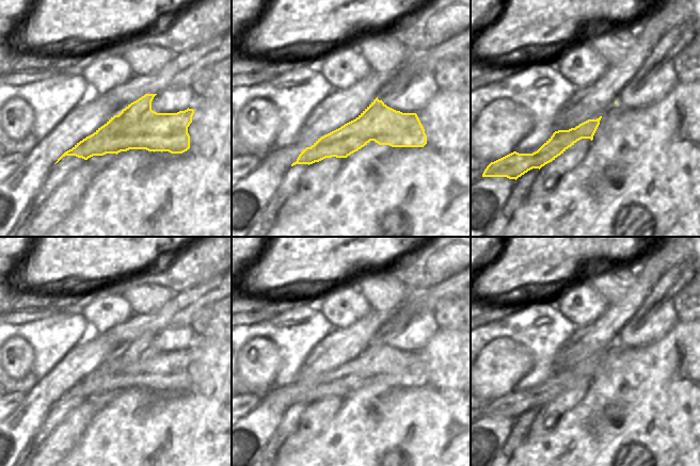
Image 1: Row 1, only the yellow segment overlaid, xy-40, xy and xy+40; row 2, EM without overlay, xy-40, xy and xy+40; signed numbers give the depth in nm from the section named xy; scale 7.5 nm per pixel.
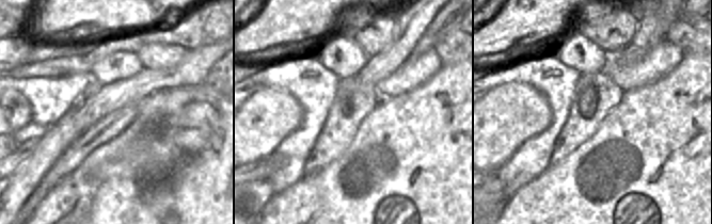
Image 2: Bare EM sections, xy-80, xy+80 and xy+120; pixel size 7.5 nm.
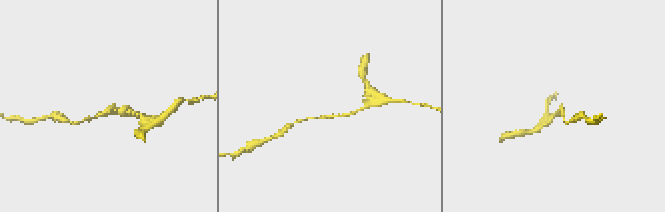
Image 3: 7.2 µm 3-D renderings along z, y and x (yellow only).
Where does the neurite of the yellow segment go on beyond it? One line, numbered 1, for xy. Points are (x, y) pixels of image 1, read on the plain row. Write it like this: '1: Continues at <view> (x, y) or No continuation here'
1: No continuation here.

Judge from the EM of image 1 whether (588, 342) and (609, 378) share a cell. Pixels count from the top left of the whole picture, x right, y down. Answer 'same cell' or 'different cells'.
different cells

